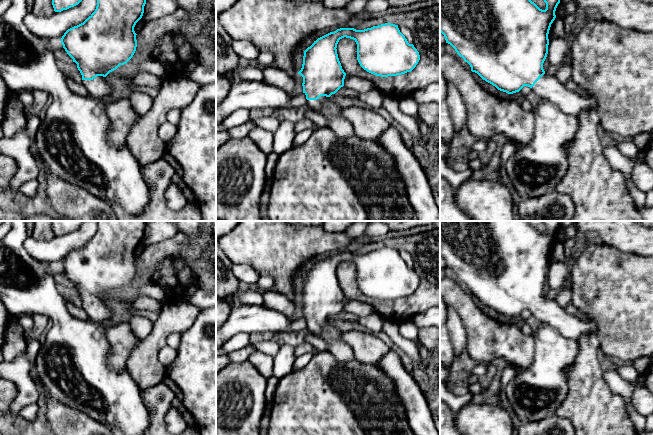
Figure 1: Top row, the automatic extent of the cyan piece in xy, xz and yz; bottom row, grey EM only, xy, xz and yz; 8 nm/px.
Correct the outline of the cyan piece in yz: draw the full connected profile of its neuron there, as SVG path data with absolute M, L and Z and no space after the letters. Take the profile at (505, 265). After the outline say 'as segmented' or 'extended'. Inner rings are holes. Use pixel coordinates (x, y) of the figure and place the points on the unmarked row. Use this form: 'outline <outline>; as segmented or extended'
outline M440 221L440 256L446 267L470 289L472 296L500 315L513 318L528 310L541 323L549 324L565 338L577 341L584 334L597 334L597 324L593 319L581 319L568 313L565 307L556 300L548 299L543 293L548 278L548 258L556 242L555 235L560 221L542 222L546 227L545 234L540 233L528 221Z; extended

